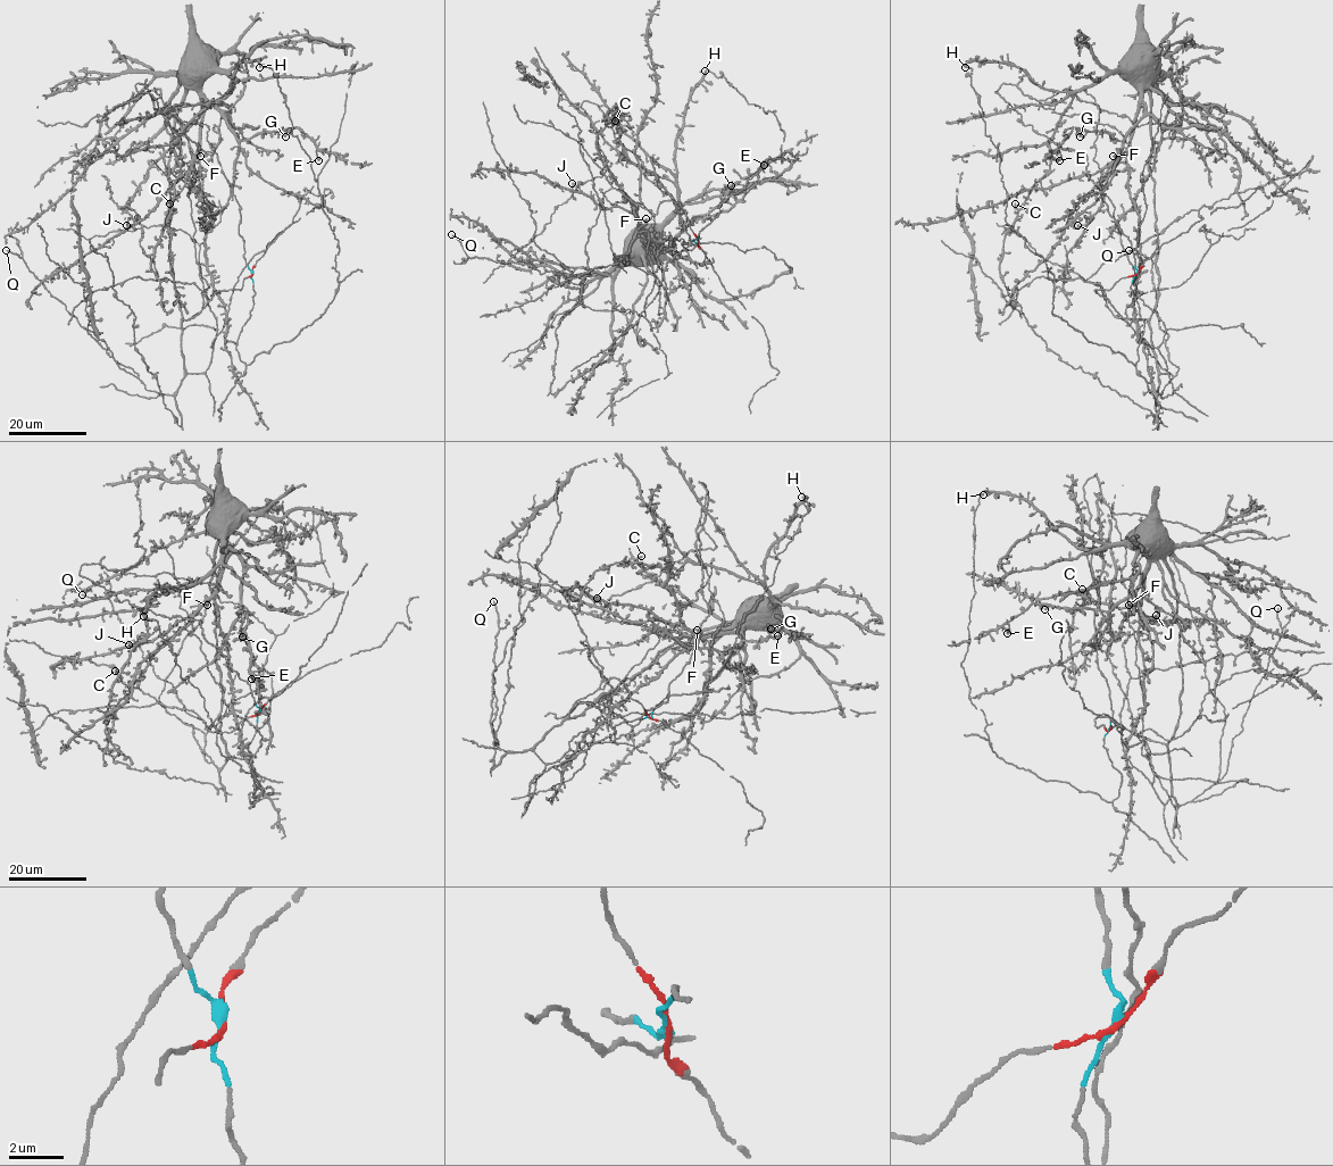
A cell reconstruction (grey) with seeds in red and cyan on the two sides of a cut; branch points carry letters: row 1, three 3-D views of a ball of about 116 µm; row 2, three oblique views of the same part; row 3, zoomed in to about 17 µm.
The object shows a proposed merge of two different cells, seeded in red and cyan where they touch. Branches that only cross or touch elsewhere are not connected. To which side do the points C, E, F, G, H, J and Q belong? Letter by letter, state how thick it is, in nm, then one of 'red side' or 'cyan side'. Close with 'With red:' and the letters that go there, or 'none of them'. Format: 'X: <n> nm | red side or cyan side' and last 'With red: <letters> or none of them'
C: 180 nm | red side
E: 360 nm | red side
F: 260 nm | red side
G: 240 nm | red side
H: 280 nm | red side
J: 400 nm | red side
Q: 160 nm | red side
With red: C, E, F, G, H, J, Q

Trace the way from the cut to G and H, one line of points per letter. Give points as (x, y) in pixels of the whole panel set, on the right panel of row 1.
G: (1135, 274), (1094, 291), (1147, 319), (1159, 285), (1150, 93), (1121, 141), (1080, 136)
H: (1135, 274), (1094, 291), (1147, 319), (1159, 285), (1150, 96), (1121, 73), (1071, 91), (998, 63), (965, 67)

